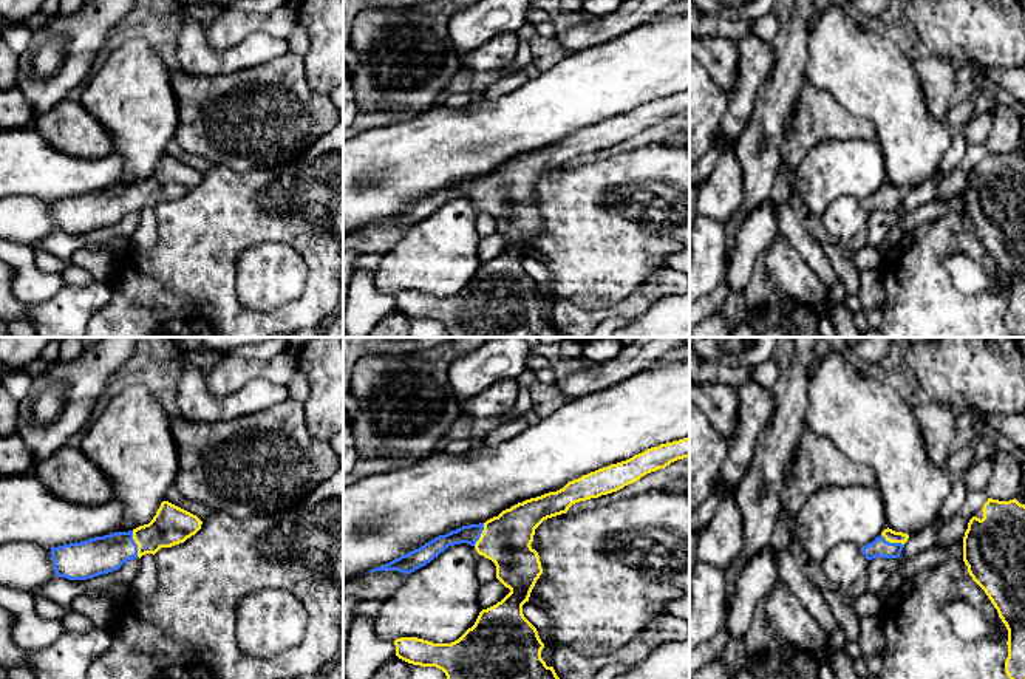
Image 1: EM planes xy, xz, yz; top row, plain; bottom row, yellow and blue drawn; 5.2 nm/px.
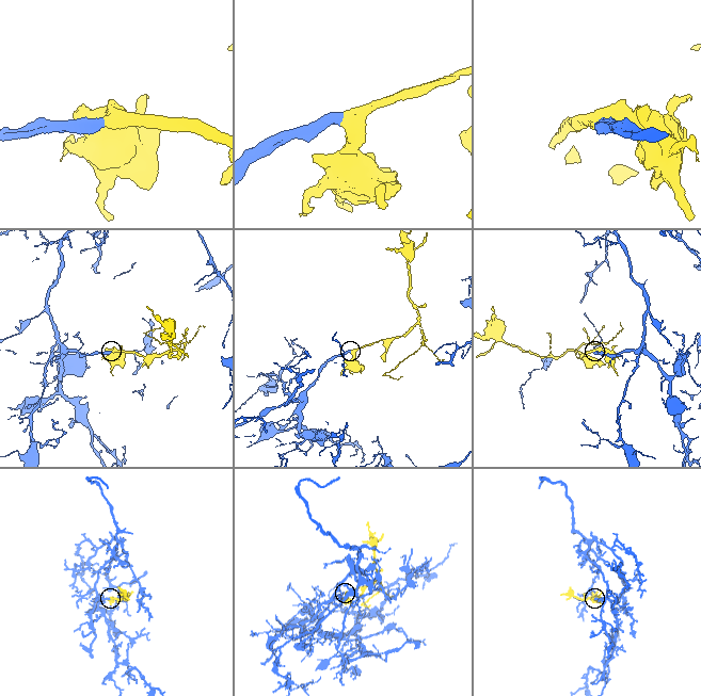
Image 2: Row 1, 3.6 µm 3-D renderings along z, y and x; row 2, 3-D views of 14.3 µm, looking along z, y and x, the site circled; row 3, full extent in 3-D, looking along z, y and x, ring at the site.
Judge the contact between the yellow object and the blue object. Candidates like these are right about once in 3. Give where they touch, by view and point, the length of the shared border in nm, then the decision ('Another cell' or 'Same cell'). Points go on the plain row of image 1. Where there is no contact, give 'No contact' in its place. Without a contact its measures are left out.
Touches yellow at xy (135, 195). Shared border 140 nm. Same cell

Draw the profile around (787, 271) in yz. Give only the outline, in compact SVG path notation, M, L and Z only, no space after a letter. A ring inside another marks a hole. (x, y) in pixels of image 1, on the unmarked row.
M779 235L765 254L770 283L781 295L799 300L819 317L827 317L836 328L836 337L864 337L860 334L853 314L844 303L826 302L827 286L818 278L799 252Z

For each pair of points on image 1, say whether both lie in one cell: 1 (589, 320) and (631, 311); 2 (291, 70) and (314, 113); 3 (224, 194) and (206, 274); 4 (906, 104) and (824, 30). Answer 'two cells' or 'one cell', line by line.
1: one cell
2: one cell
3: one cell
4: one cell

